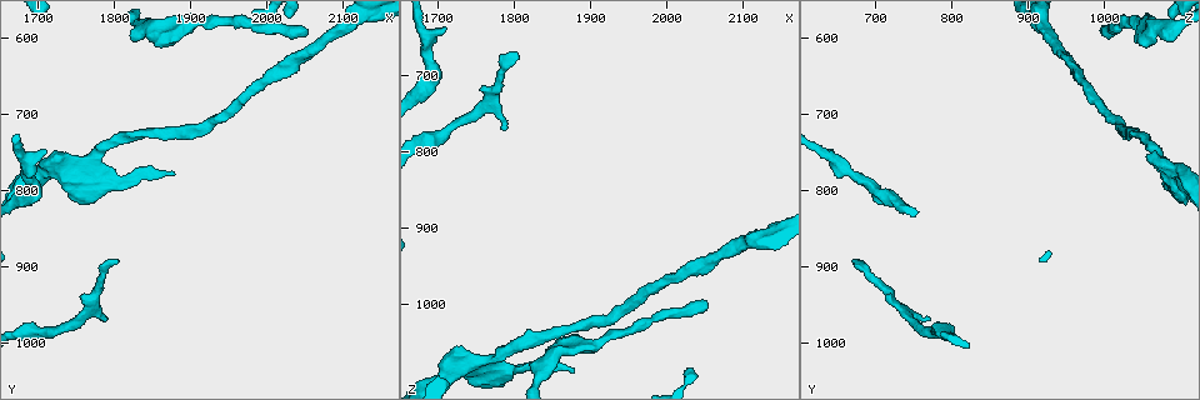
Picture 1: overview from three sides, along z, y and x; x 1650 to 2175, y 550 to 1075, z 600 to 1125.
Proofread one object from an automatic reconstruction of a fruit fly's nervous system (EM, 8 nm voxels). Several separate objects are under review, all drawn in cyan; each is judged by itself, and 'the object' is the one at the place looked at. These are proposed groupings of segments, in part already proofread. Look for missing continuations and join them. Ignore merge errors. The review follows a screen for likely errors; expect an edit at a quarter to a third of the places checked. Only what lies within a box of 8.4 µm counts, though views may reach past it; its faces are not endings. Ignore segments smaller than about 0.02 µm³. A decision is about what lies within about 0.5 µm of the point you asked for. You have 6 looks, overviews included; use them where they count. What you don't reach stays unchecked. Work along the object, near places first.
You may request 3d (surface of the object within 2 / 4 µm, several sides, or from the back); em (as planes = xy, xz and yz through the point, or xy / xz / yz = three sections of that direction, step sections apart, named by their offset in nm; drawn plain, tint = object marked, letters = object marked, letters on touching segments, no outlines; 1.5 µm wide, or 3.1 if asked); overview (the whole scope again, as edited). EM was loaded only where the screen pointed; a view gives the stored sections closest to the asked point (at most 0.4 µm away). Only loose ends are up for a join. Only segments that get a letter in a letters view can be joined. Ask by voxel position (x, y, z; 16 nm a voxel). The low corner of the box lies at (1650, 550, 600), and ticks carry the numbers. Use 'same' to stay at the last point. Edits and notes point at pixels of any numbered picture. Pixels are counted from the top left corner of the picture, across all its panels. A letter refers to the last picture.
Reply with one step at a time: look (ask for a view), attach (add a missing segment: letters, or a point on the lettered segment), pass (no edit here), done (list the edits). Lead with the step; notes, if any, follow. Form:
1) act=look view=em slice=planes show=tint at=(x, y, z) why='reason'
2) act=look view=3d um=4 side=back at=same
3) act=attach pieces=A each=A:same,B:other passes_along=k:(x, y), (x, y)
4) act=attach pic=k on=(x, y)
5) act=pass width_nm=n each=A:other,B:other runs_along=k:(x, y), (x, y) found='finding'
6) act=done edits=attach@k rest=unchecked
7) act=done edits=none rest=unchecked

act=look view=3d um=4 at=(2055, 595, 995) why='end of a long branch'

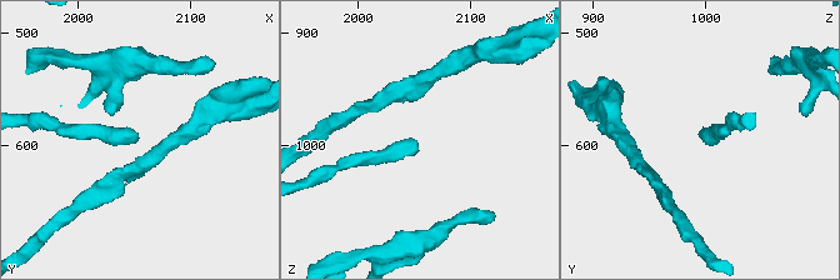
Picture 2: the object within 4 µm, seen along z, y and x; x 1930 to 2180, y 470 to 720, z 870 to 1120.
act=look view=em slice=xy step=4 show=letters at=(2056, 592, 998) why='shape alone is not enough'

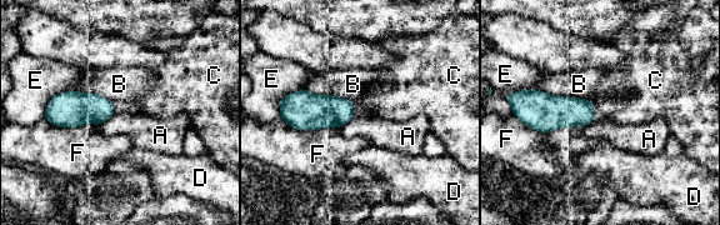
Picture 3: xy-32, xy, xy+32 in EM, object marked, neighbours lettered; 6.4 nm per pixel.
act=pass width_nm=160 each=A:other,B:other,C:other,D:other,E:other,F:other border=3:(114, 111), (99, 125) found='none of them fits'

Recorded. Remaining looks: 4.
act=look view=em slice=xz step=4 show=letters at=(1805, 895, 670) why='an open end'

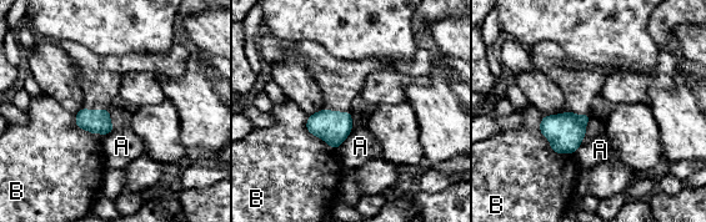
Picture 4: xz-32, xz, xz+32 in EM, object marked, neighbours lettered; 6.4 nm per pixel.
act=pass each=A:other,B:other border=4:(544, 116), (550, 147), (572, 154) found='none of them fits'

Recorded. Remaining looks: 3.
act=look view=em slice=planes show=letters at=(1710, 750, 640) why='branch stops here'

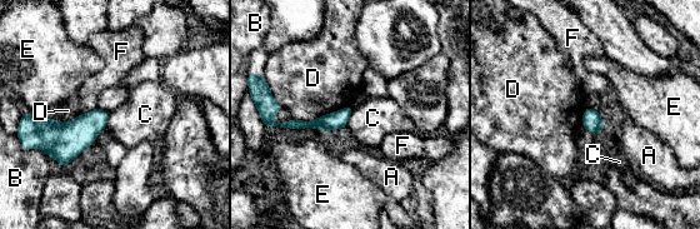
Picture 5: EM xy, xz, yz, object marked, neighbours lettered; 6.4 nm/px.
act=pass width_nm=110 longest_contact=D:380nm each=A:other,B:other,C:other,D:other,E:other,F:other found='no lettered segment goes on from it'

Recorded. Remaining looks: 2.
act=done edits=none rest=unchecked

